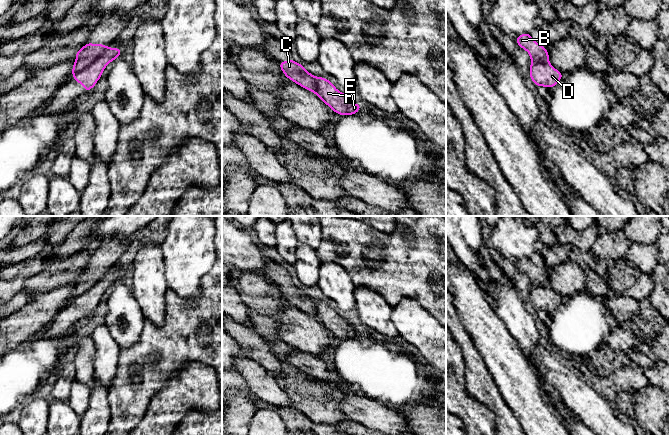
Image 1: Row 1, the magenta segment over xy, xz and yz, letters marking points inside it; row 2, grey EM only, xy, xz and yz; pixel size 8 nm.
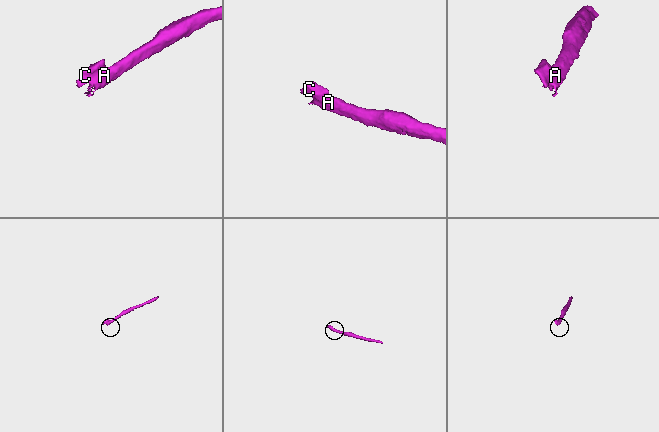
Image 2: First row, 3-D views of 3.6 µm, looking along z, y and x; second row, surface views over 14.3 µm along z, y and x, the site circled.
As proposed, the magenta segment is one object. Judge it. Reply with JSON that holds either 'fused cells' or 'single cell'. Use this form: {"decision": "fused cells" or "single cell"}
{"decision": "fused cells"}

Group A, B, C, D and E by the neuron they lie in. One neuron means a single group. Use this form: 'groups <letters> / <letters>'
groups A D E / B C

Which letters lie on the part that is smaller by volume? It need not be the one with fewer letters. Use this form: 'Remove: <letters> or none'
Remove: B, C

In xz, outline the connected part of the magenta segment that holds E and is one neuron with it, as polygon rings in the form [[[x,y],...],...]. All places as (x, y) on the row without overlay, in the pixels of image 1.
[[[316,301],[316,319],[329,330],[334,337],[342,340],[356,338],[362,330],[353,327],[346,318],[338,315],[336,311],[324,301]]]

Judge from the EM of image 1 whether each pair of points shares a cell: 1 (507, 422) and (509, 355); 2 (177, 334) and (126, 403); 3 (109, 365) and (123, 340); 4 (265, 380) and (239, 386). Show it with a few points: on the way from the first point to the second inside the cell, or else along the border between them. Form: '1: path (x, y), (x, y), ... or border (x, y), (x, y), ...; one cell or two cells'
1: border (496, 385), (502, 399), (520, 424); two cells
2: path (161, 351), (141, 371), (133, 386); one cell
3: border (107, 326), (111, 337), (120, 348); two cells
4: border (235, 369), (256, 397); two cells

